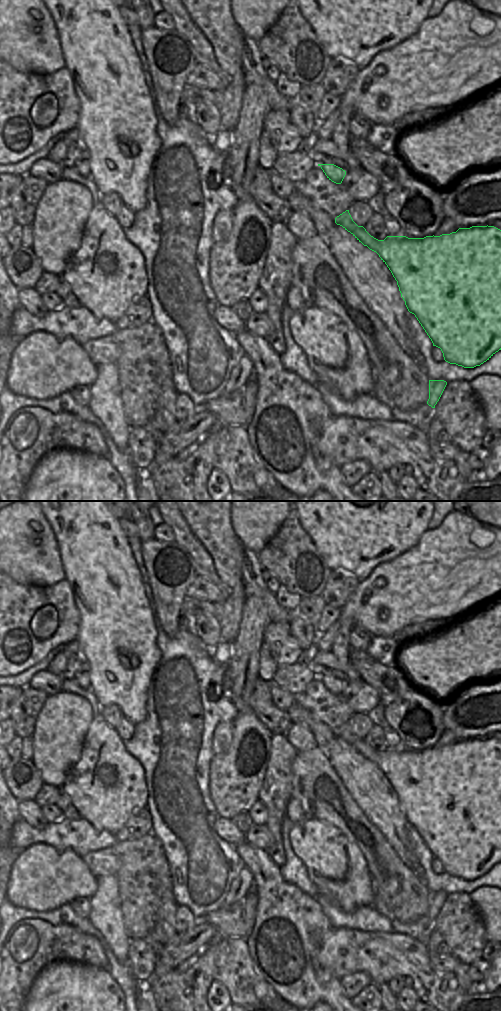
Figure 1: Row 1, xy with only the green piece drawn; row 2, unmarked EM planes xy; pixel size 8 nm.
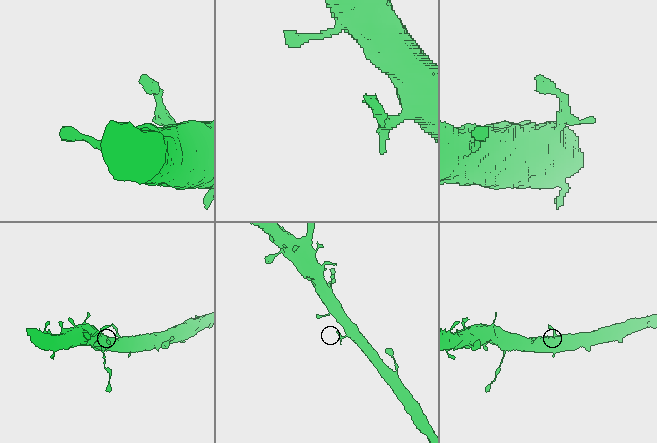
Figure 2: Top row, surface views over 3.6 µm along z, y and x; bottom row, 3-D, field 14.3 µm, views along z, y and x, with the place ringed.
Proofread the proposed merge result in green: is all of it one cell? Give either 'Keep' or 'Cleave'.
Cleave

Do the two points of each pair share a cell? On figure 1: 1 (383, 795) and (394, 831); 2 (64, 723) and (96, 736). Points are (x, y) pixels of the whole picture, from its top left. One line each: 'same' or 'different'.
1: same
2: different

